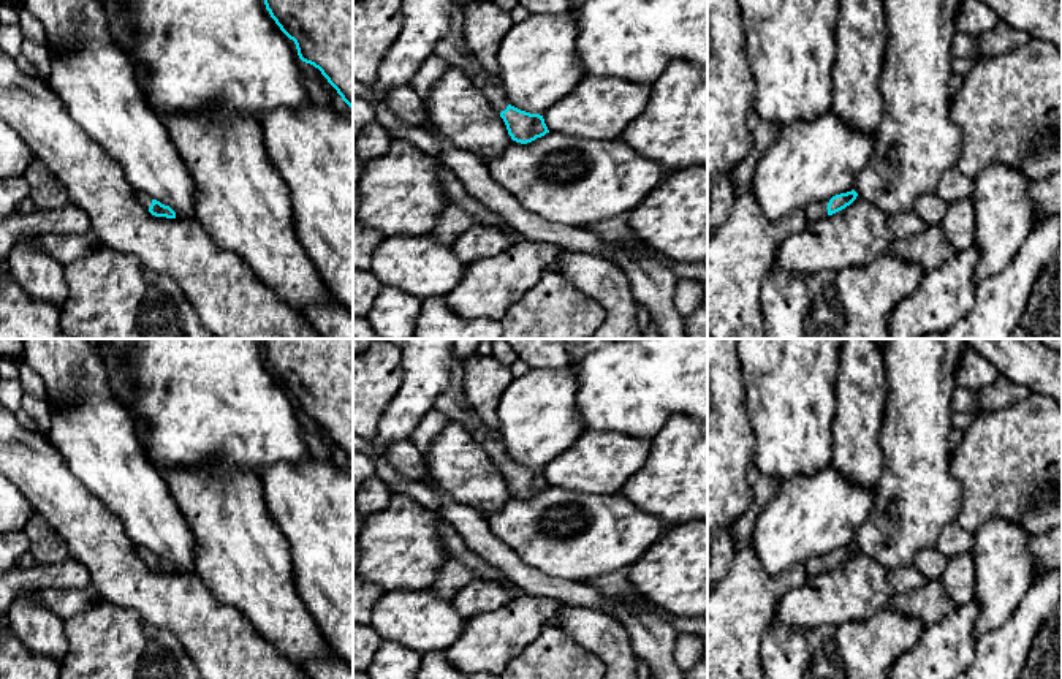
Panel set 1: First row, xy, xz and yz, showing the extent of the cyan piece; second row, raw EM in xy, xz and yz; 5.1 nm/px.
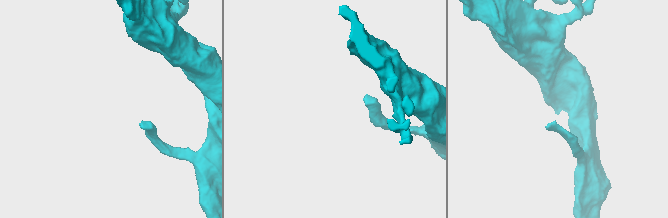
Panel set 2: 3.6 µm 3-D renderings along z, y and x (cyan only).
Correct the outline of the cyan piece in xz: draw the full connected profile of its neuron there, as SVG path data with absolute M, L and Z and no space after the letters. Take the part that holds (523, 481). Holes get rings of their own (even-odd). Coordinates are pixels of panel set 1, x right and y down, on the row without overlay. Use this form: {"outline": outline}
{"outline": "M453 350L451 356L449 385L437 396L434 407L448 415L453 423L459 423L472 432L475 442L484 448L503 473L513 495L527 499L549 487L543 470L521 465L508 457L502 434L487 427L468 404L462 385L464 362L453 355Z"}

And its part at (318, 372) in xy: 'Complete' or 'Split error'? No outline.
Complete

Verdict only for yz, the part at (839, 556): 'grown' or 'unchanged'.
grown

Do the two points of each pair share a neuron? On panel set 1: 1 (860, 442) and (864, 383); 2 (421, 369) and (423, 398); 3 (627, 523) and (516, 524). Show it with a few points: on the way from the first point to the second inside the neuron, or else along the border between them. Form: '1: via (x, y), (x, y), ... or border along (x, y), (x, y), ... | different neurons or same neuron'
1: via (860, 428), (860, 398) | same neuron
2: via (423, 375), (423, 391) | same neuron
3: via (600, 532), (565, 543), (543, 537) | same neuron

